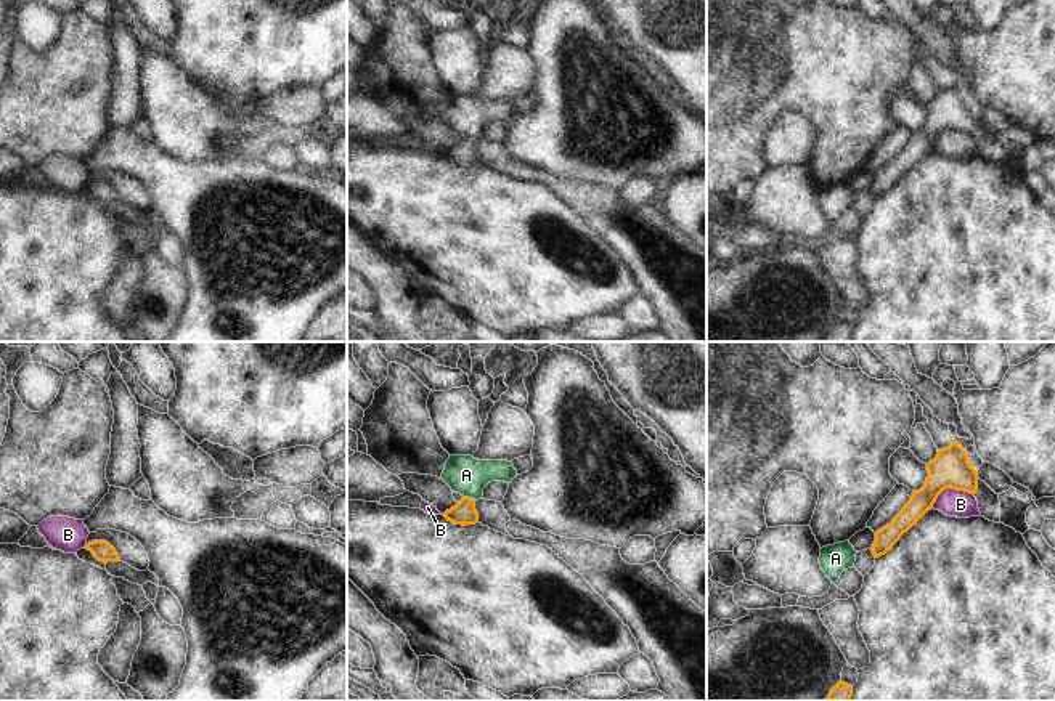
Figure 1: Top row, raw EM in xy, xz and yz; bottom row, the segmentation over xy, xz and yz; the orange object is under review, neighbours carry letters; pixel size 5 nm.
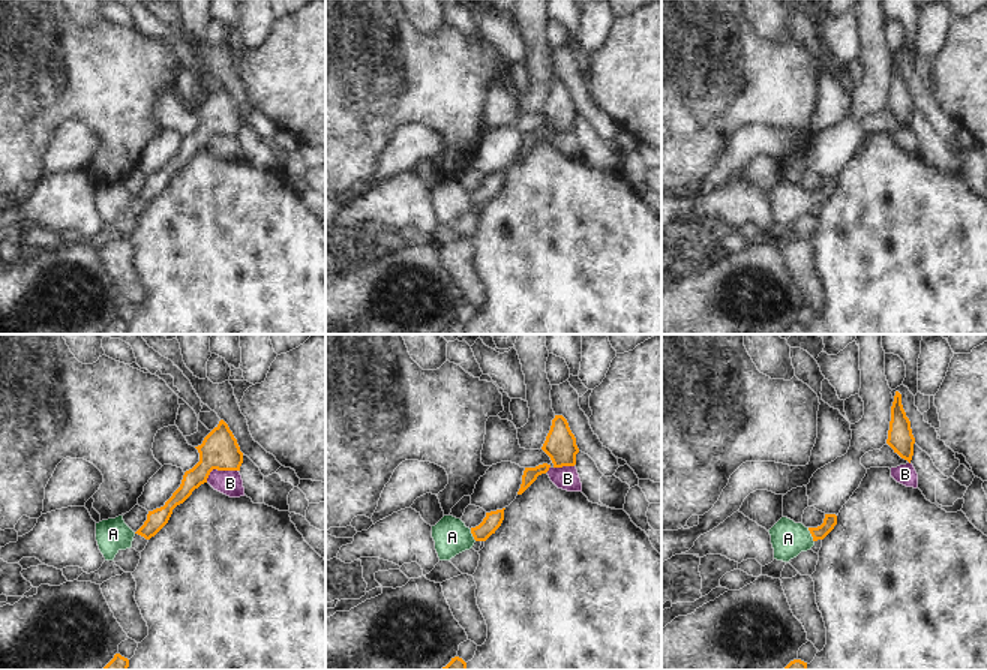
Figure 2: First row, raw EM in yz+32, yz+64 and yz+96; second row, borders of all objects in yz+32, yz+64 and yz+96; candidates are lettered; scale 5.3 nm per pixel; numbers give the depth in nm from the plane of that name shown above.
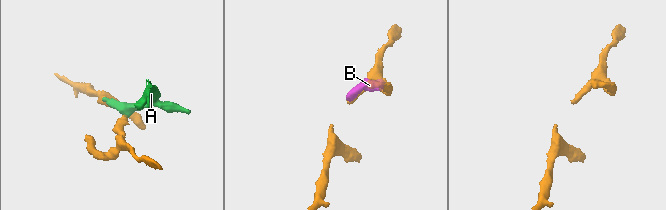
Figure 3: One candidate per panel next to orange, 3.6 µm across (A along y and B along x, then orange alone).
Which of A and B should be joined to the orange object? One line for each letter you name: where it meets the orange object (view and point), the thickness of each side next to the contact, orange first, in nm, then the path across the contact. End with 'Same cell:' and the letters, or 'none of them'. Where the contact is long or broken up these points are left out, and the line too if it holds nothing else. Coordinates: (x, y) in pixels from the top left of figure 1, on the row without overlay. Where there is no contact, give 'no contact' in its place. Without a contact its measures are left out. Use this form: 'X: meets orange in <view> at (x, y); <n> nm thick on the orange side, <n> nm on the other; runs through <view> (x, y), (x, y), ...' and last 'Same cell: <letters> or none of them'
A: meets orange in xz at (469, 138); 120 nm thick on the orange side, 190 nm on the other; runs through xz (464, 153), (469, 138), (469, 119), (466, 116)
Same cell: A

